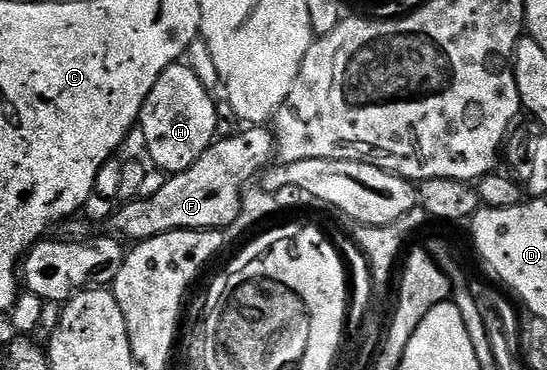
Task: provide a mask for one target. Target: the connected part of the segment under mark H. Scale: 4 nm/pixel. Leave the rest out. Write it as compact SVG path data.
M178 61L168 67L155 81L151 93L143 101L139 132L145 142L145 151L149 154L148 162L156 170L178 175L185 171L217 139L217 107L213 104L214 96L199 83L189 66Z

